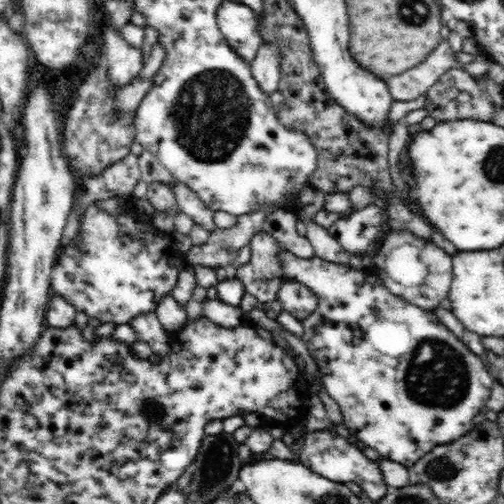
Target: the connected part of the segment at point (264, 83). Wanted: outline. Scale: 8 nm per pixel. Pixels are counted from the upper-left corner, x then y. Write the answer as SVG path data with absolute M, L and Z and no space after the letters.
M262 44L251 62L251 73L260 89L271 95L278 89L280 80L280 47Z

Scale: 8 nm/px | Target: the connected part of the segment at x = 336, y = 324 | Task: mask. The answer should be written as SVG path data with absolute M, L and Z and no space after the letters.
M290 251L280 253L279 257L287 280L301 282L304 286L311 288L311 291L318 297L319 303L316 310L305 319L300 320L304 329L303 340L311 356L315 359L320 372L323 373L323 386L326 388L328 395L338 403L340 411L342 411L343 424L350 431L350 436L358 439L361 447L375 449L380 456L409 467L436 446L459 440L463 435L473 430L475 427L472 422L474 416L480 414L482 409L486 408L488 398L491 396L492 378L490 378L488 368L482 362L482 358L476 356L466 344L462 344L462 341L458 339L454 332L438 320L434 312L420 308L402 296L392 296L392 294L386 296L388 287L380 281L380 278L368 276L366 272L358 272L358 269L352 268L349 264L336 264L317 256L300 258Z

